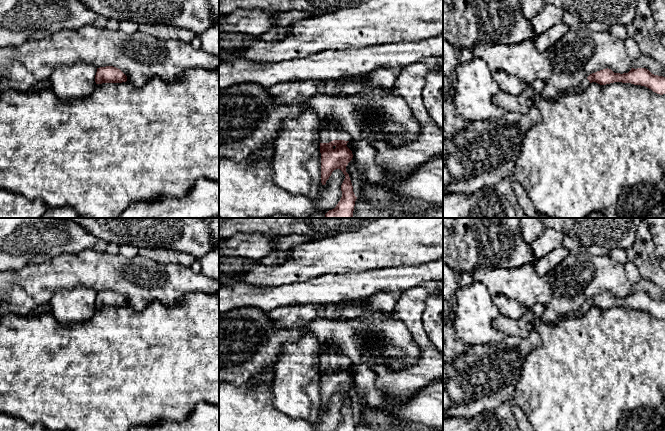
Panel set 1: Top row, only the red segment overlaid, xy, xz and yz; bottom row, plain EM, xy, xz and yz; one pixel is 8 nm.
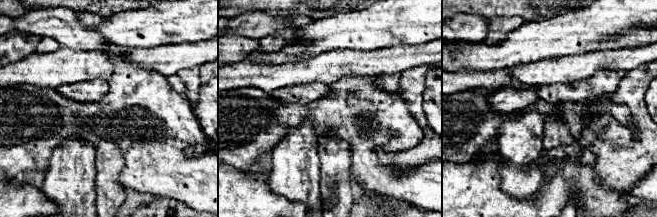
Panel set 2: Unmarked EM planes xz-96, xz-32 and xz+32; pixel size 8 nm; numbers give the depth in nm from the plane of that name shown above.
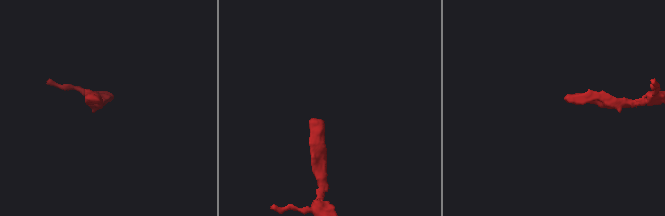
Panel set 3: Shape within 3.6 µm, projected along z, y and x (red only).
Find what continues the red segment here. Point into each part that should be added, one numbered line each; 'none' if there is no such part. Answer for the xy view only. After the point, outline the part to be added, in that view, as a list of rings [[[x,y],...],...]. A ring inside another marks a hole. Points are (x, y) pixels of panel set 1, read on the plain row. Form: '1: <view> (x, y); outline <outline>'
none

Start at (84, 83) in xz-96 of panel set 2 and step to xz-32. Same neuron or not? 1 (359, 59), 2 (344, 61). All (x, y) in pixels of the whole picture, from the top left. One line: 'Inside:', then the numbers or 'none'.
Inside: 1, 2

